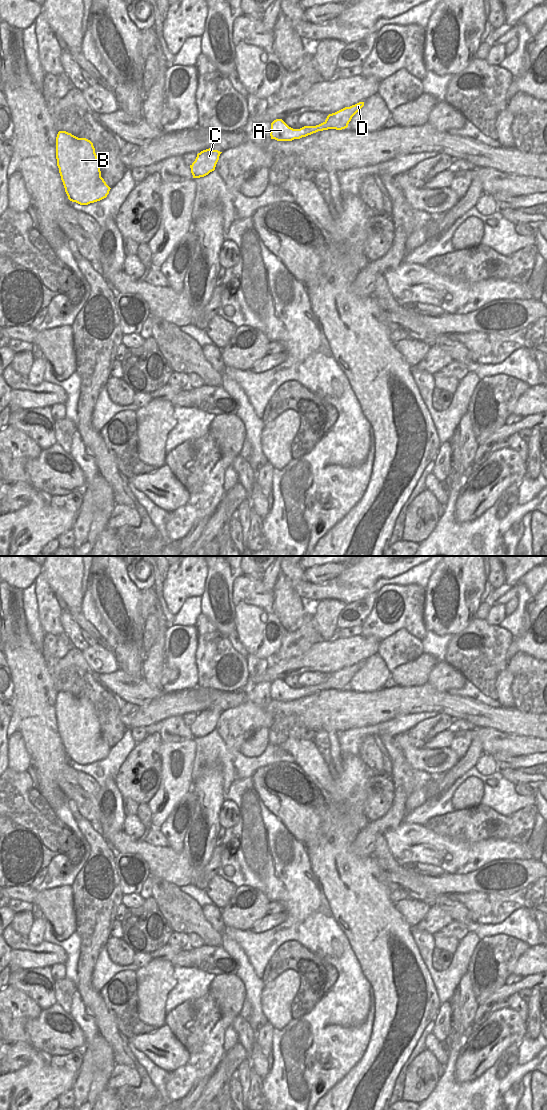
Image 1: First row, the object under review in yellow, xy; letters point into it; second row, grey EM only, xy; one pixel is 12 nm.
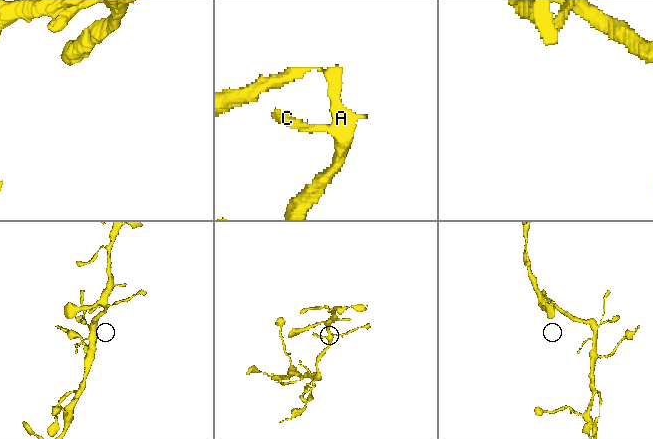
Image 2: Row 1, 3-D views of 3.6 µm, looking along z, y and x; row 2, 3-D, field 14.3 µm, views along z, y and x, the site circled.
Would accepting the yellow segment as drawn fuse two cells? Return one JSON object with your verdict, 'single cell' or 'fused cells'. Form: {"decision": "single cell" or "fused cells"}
{"decision": "single cell"}

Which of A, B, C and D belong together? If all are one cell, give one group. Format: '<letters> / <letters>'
A B C D

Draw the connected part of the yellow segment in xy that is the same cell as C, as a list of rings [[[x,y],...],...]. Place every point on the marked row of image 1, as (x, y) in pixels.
[[[206,149],[197,154],[195,161],[190,165],[193,178],[200,178],[215,170],[222,152]]]

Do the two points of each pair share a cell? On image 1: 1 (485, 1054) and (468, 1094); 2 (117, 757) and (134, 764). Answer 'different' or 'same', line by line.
1: different
2: different

